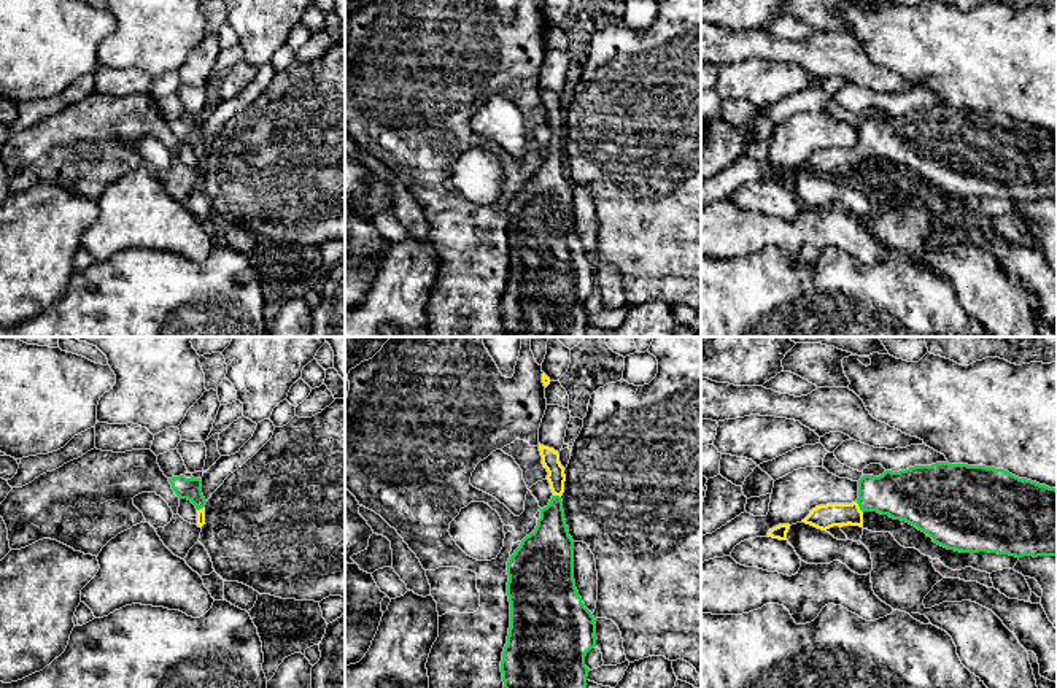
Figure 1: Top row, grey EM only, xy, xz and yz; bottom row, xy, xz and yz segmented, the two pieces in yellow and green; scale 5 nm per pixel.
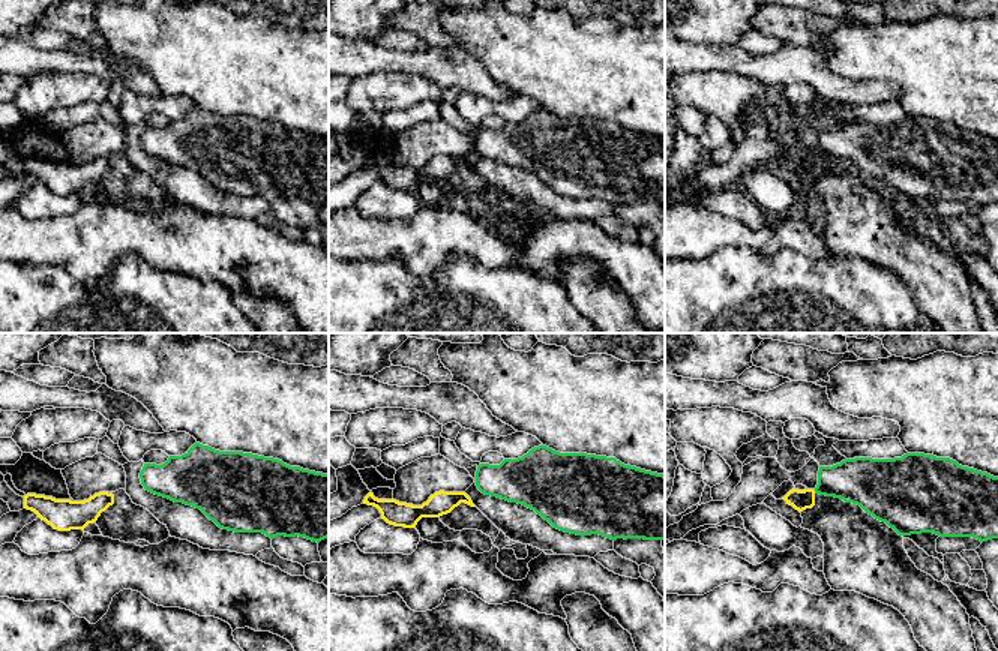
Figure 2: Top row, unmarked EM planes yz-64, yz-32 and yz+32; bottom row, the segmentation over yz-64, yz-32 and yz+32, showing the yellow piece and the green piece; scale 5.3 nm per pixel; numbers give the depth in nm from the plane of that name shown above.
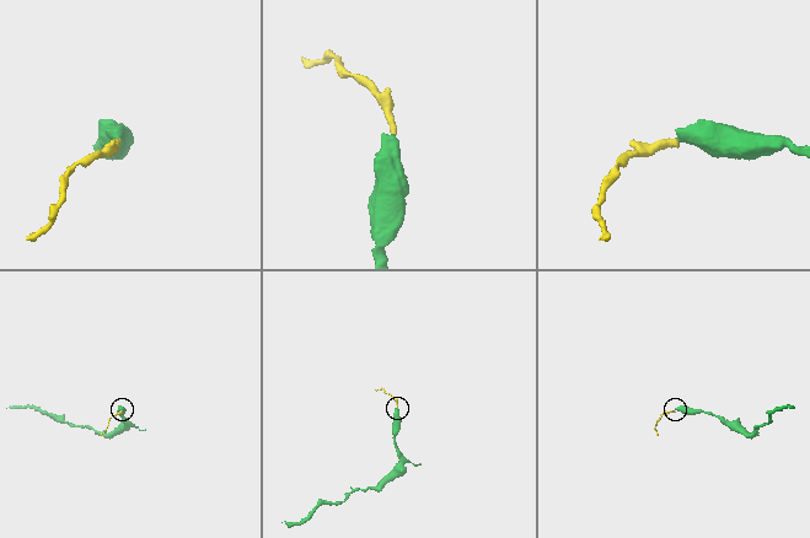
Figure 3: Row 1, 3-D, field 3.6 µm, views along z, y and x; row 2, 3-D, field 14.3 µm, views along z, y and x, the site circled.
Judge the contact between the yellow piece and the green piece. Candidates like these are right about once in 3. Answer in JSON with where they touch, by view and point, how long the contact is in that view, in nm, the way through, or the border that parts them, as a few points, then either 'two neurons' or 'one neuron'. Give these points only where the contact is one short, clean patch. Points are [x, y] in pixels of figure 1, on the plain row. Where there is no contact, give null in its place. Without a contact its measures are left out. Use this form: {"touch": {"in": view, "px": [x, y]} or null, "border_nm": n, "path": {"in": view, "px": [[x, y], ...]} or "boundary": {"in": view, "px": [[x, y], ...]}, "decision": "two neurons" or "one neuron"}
{"touch": {"in": "yz", "px": [859, 151]}, "border_nm": 70, "path": {"in": "yz", "px": [[824, 161], [852, 158], [859, 151], [875, 139], [906, 139]]}, "decision": "one neuron"}

